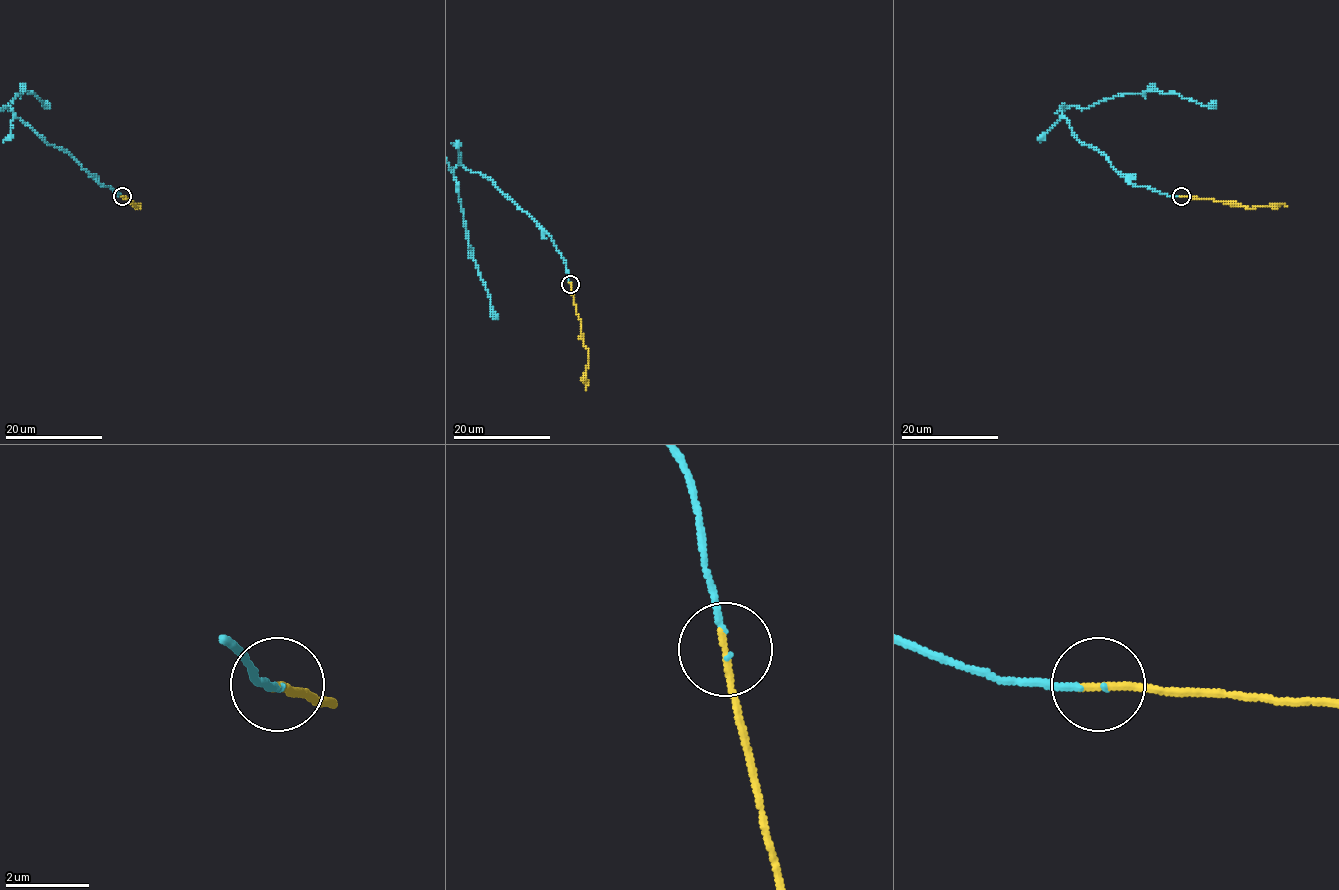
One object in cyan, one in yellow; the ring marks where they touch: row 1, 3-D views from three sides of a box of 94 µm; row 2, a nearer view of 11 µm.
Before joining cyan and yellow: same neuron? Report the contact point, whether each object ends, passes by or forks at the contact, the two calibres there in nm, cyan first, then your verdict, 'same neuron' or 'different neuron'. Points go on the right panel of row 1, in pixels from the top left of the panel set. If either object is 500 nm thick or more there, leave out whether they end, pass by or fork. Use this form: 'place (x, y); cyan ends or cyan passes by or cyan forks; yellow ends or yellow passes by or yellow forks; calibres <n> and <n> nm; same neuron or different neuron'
place (1181, 196); cyan ends; yellow ends; calibres 70 and 200 nm; same neuron

